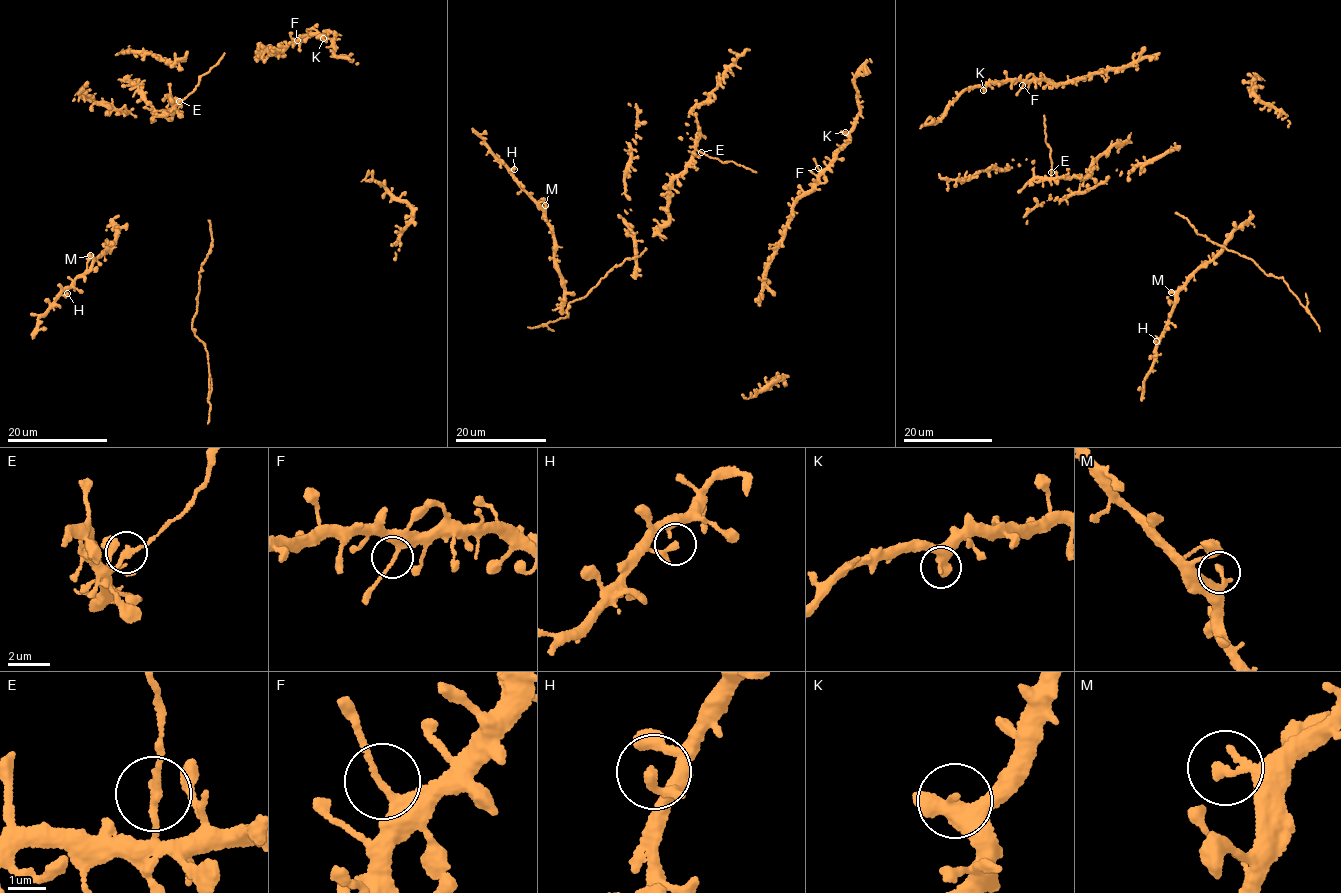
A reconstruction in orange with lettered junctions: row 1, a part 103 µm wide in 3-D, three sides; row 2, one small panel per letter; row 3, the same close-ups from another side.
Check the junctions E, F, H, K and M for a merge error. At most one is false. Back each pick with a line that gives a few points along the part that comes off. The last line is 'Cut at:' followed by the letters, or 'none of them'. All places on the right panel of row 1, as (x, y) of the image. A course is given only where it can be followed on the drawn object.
E: course (1050, 172), (1050, 148), (1045, 143), (1044, 115)
Cut at: E

